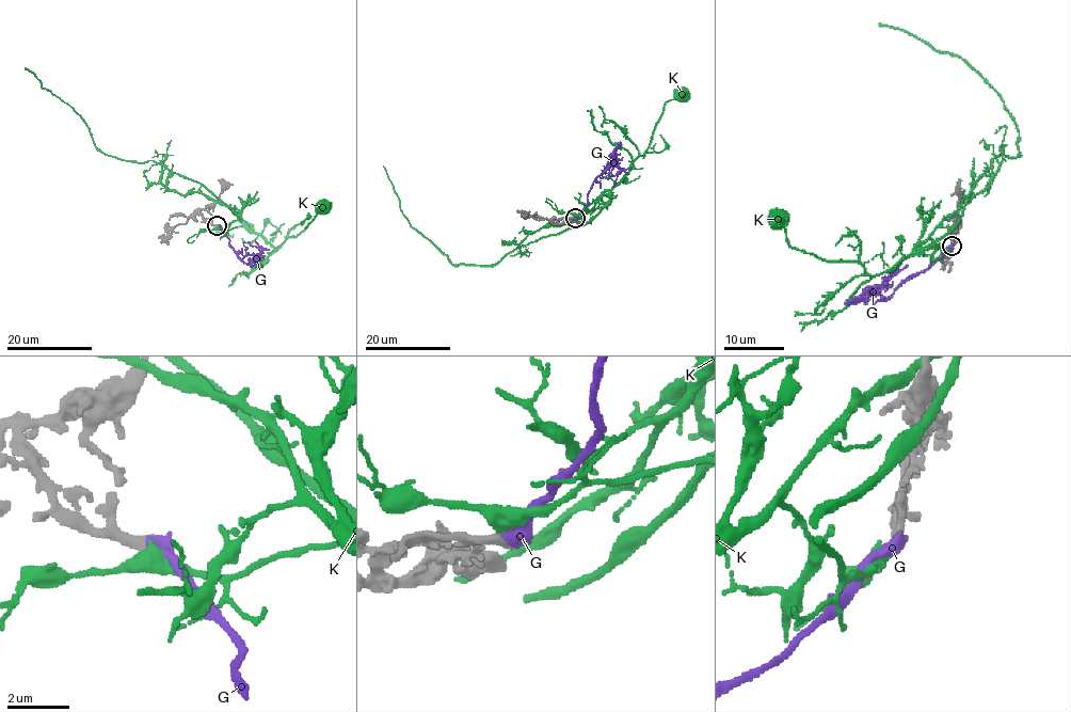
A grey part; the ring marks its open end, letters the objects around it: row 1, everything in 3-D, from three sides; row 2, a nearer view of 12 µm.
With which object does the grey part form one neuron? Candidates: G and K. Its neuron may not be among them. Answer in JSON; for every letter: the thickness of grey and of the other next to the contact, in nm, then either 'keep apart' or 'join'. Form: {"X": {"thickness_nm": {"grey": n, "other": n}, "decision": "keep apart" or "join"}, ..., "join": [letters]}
{"G": {"thickness_nm": {"grey": 400, "other": 500}, "decision": "join"}, "K": {"thickness_nm": {"grey": 400, "other": 440}, "decision": "keep apart"}, "join": ["G"]}

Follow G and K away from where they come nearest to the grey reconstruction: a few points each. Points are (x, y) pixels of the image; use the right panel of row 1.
G: (953, 246), (930, 266), (902, 281), (884, 298), (880, 286), (907, 265)
K: (950, 247), (915, 250), (886, 272), (869, 275), (857, 262), (828, 262), (793, 248), (778, 220)

